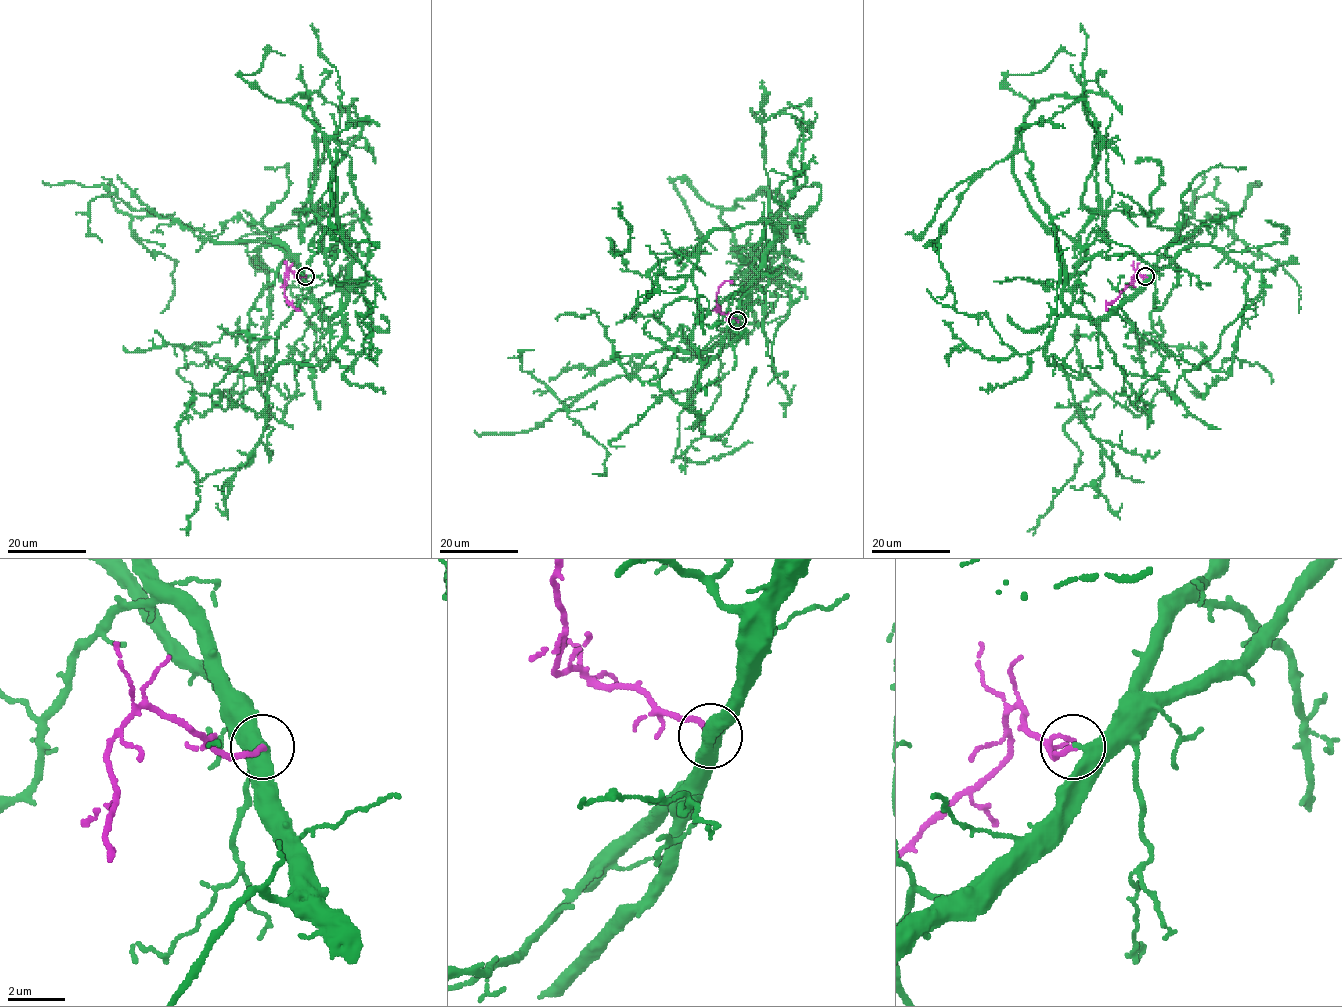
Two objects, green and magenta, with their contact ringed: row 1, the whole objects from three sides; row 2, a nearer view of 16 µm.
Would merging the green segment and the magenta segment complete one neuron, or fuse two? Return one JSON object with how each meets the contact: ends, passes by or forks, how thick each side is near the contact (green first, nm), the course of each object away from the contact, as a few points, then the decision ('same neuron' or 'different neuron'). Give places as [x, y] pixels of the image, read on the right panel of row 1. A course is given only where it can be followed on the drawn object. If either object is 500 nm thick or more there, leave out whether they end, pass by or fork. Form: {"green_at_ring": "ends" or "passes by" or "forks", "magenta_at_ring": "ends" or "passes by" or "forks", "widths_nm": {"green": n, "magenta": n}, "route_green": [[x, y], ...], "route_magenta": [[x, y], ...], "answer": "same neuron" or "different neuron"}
{"green_at_ring": "ends", "magenta_at_ring": "ends", "widths_nm": {"green": 440, "magenta": 200}, "route_green": [[1146, 277], [1100, 317], [1064, 304], [1063, 255], [1014, 173], [1018, 137], [1060, 280], [1042, 327], [1007, 315]], "route_magenta": [[1146, 277], [1138, 271], [1136, 278], [1105, 306], [1107, 311]], "answer": "same neuron"}

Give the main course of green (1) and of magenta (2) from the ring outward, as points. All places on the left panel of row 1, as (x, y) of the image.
1: (306, 277), (332, 317), (351, 255), (332, 137), (352, 159), (368, 237), (364, 300), (384, 332), (381, 315)
2: (306, 277), (301, 278), (290, 271), (284, 278), (286, 300), (300, 311)

